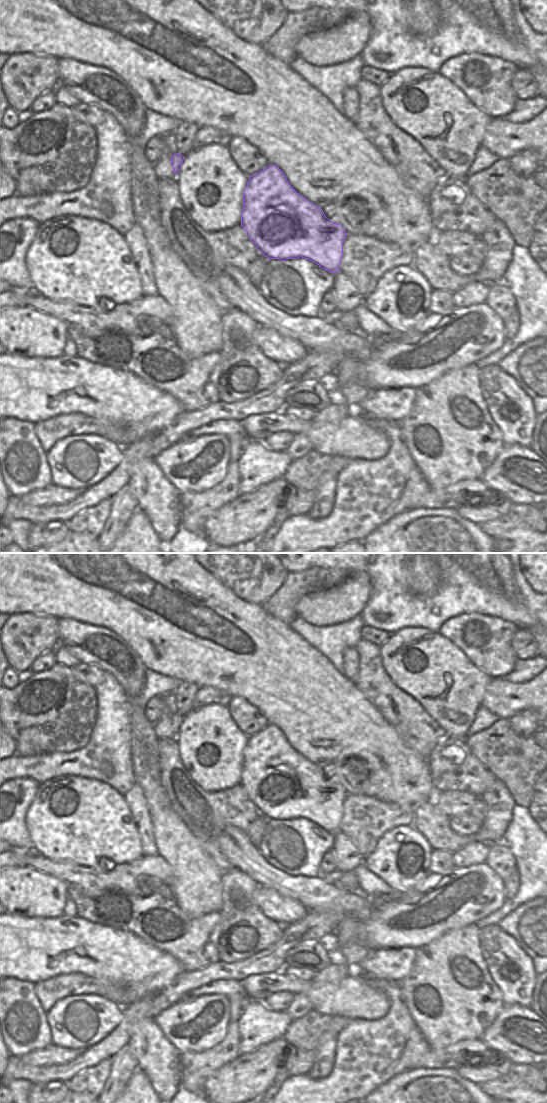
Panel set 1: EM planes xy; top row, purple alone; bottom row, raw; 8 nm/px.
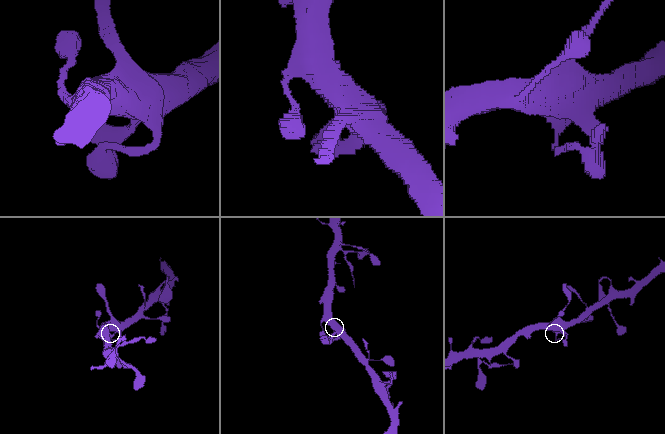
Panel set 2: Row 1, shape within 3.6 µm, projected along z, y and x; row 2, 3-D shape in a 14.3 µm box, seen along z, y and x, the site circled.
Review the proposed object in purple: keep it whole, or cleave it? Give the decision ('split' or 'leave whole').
leave whole

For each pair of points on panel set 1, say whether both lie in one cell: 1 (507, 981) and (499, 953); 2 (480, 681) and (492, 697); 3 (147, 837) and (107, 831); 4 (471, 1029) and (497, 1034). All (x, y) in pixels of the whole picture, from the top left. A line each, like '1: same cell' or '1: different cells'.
1: same cell
2: different cells
3: different cells
4: different cells

